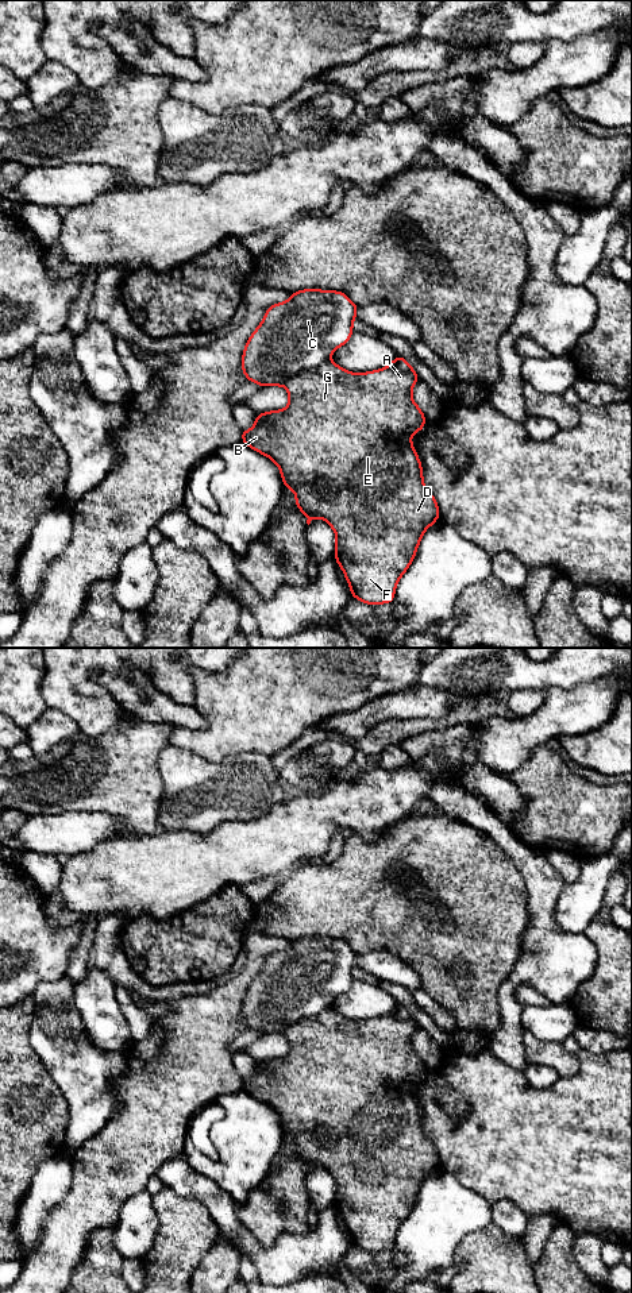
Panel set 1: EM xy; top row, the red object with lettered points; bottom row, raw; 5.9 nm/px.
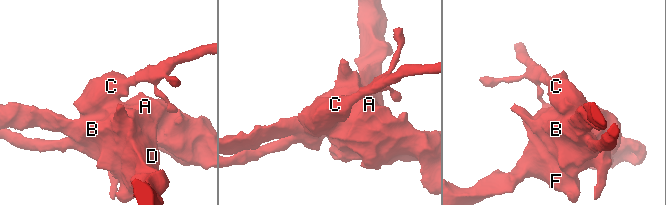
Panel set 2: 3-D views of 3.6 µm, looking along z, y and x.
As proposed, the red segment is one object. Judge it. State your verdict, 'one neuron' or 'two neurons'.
two neurons

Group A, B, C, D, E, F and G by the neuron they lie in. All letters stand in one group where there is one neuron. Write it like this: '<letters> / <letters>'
A B D E F G / C

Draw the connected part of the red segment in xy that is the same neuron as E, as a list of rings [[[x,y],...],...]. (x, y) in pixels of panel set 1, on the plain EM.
[[[400,1003],[388,1015],[361,1022],[350,1020],[335,1010],[327,1008],[313,1019],[301,1020],[288,1027],[285,1034],[289,1042],[289,1053],[285,1057],[259,1061],[255,1073],[248,1078],[242,1078],[242,1089],[247,1095],[270,1105],[278,1113],[284,1135],[289,1135],[296,1142],[296,1154],[308,1165],[307,1172],[309,1173],[313,1166],[323,1166],[334,1177],[336,1182],[334,1205],[344,1220],[351,1244],[367,1253],[393,1250],[397,1231],[413,1209],[423,1181],[439,1167],[438,1150],[423,1130],[421,1111],[411,1088],[411,1084],[420,1080],[427,1070],[421,1057],[412,1046],[412,1035],[419,1027],[412,1014]]]

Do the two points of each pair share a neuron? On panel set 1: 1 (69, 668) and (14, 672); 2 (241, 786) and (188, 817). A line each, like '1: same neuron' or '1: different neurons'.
1: different neurons
2: same neuron

